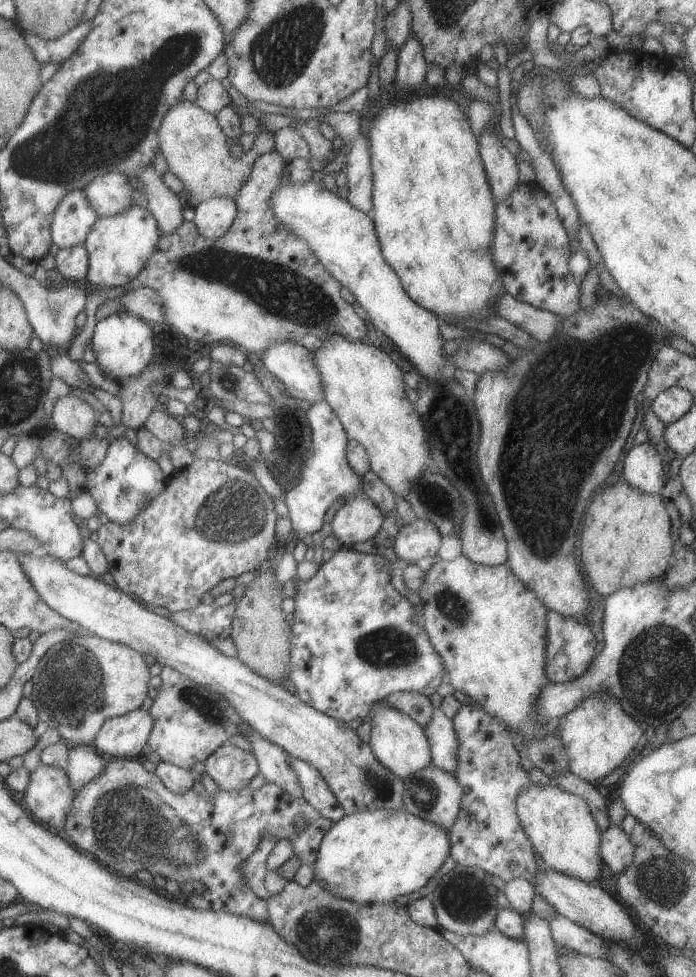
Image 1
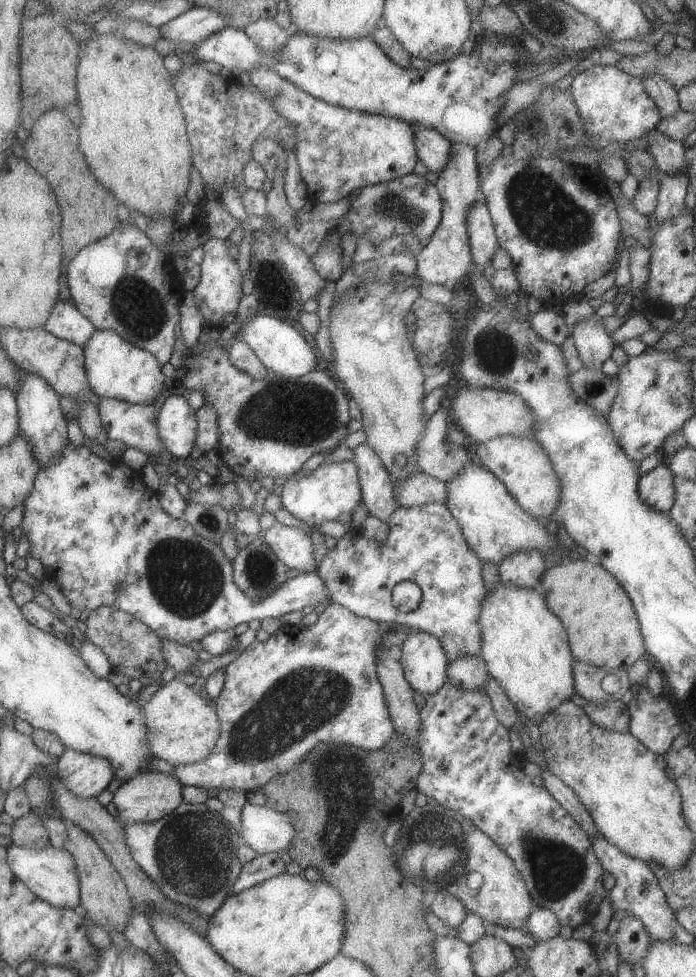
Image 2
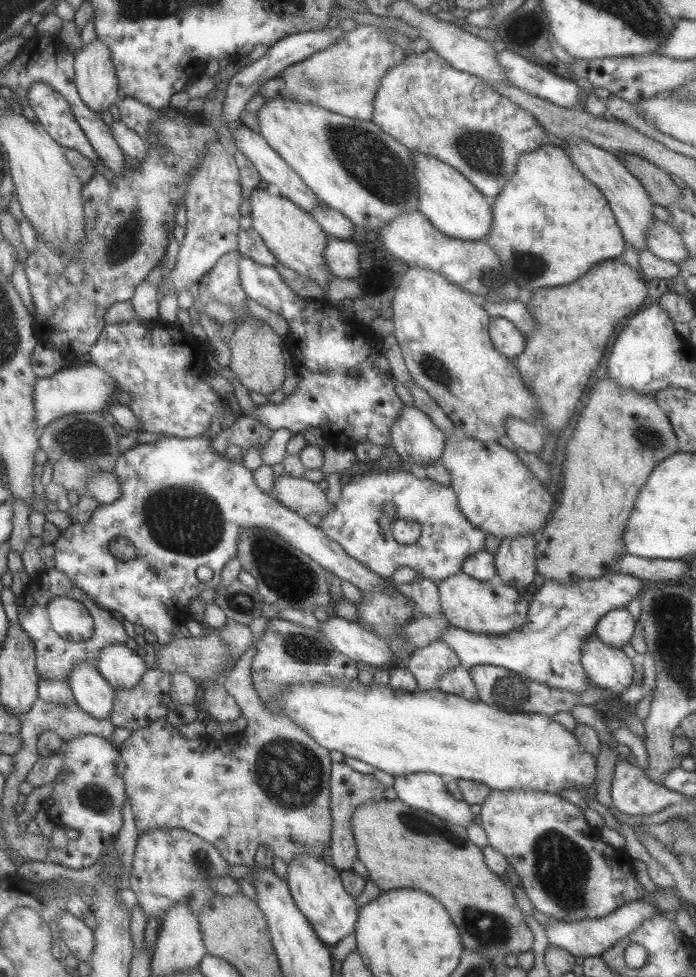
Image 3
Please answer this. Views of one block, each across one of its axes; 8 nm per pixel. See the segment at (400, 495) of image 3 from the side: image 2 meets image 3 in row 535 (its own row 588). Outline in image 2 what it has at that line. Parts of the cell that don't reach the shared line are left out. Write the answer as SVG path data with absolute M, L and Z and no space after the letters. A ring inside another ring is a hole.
M439 502L399 507L393 510L386 524L389 532L387 538L381 542L366 538L363 534L353 540L347 534L339 537L333 548L327 549L316 572L329 592L331 603L345 606L361 618L365 616L377 622L402 624L435 636L445 652L447 664L451 664L459 656L481 656L481 630L477 624L477 616L481 610L481 602L487 596L481 579L482 564L477 554L467 546L465 537L449 509ZM403 581L414 582L421 591L419 606L409 612L399 612L391 602L391 588Z

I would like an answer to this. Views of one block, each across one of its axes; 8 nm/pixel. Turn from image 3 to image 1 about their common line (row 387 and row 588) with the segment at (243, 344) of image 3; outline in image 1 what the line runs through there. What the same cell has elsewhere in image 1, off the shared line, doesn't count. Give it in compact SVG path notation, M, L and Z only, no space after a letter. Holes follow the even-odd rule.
M271 556L263 562L263 565L257 569L258 576L245 586L241 598L234 600L230 638L236 647L236 658L243 662L246 668L253 670L271 683L281 685L280 682L288 678L290 628L285 623L286 614L281 610L280 604L284 598L282 585L274 576L272 560Z

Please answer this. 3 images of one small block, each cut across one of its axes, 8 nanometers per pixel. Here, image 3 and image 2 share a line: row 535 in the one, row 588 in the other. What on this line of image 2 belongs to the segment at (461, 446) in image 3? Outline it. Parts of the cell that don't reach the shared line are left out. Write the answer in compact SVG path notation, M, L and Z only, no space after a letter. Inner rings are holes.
M495 584L493 590L487 592L487 596L483 598L481 602L481 610L479 610L479 616L477 616L477 624L479 624L479 630L481 630L481 658L485 661L487 666L487 672L493 677L493 680L497 681L497 684L505 691L507 698L511 701L511 704L515 706L516 710L525 716L529 722L539 726L539 722L543 722L543 716L549 714L551 710L555 710L563 700L571 700L570 697L575 694L575 686L573 686L573 661L571 650L568 644L567 634L565 628L561 624L561 621L545 604L543 600L543 594L536 589L527 590L527 588L515 588L513 585L505 586L505 584Z

